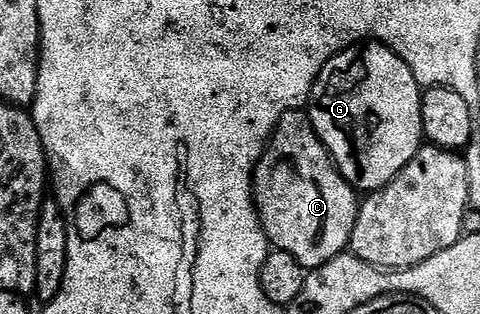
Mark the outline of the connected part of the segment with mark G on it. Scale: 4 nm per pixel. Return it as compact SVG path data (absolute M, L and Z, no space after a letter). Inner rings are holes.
M364 40L333 55L325 68L321 68L305 103L305 113L345 181L356 191L374 192L387 185L387 166L399 168L404 165L403 138L420 137L420 97L421 87L409 64L405 64L401 56L397 56L382 42Z

